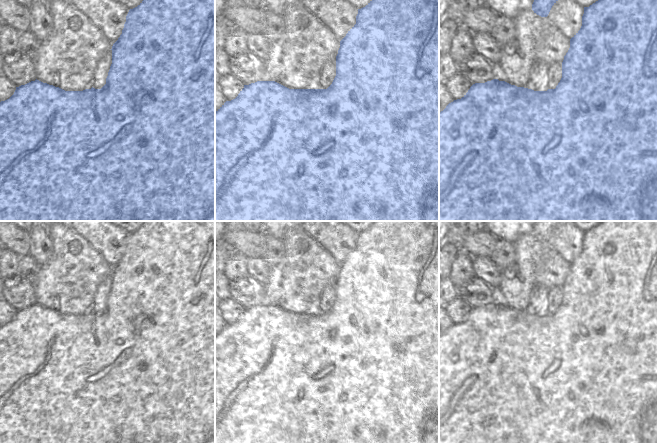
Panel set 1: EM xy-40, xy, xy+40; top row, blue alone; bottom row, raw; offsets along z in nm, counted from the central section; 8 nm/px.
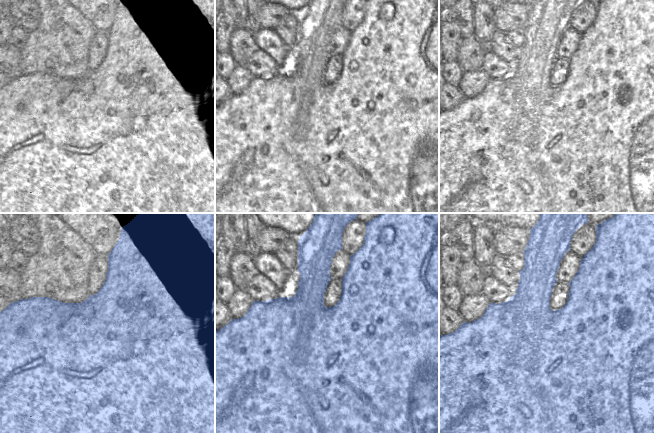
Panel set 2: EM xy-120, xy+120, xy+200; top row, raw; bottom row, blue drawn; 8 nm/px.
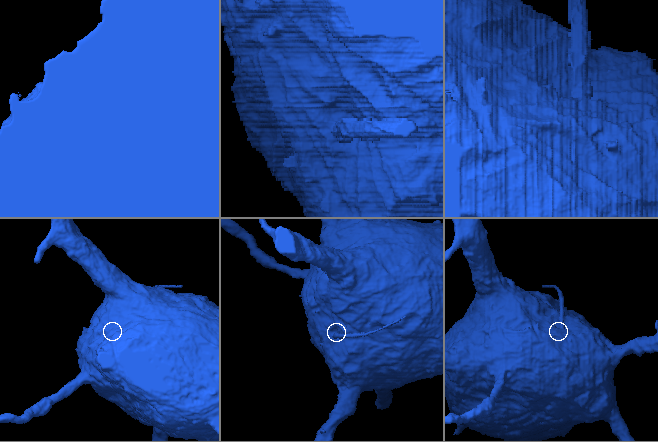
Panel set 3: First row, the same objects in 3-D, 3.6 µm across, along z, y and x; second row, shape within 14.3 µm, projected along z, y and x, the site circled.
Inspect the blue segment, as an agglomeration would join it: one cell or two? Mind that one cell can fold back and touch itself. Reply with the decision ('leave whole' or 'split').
split

